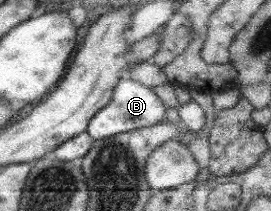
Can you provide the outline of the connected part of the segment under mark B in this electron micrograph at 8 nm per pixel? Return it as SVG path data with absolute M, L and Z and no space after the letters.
M125 74L114 88L110 103L95 113L89 121L87 132L92 139L102 140L105 137L115 136L117 133L148 127L167 120L164 117L166 108L152 87L142 85Z

